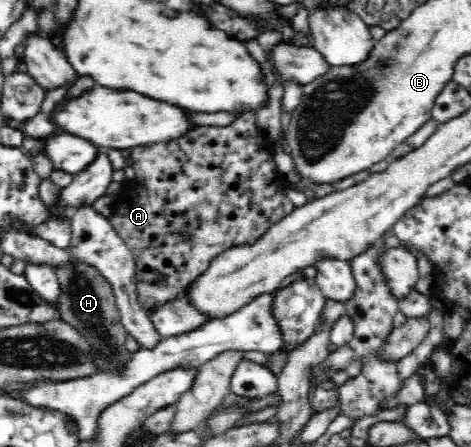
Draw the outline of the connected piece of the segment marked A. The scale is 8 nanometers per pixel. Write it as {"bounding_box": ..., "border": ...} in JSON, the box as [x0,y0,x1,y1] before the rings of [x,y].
{"bounding_box":[105,112,295,311],"border":[[[253,112],[242,114],[224,127],[199,126],[166,144],[134,147],[130,158],[135,177],[126,179],[113,195],[114,210],[105,218],[134,256],[137,300],[148,311],[184,293],[222,251],[252,246],[274,222],[295,208],[286,198],[290,184],[274,162],[274,141],[258,128]]]}

